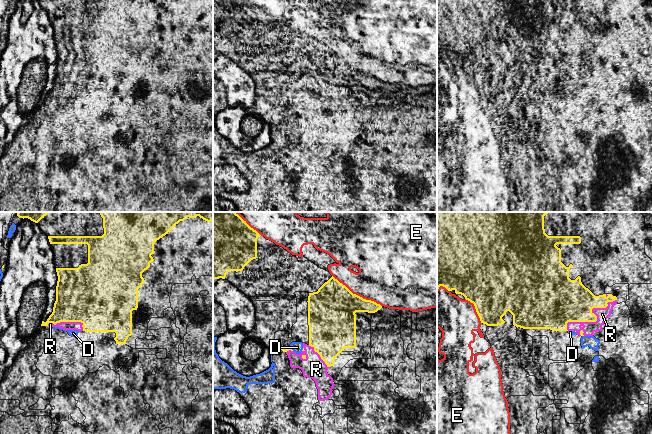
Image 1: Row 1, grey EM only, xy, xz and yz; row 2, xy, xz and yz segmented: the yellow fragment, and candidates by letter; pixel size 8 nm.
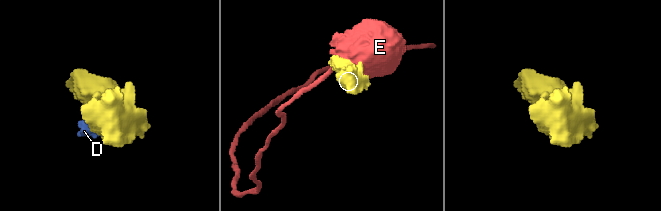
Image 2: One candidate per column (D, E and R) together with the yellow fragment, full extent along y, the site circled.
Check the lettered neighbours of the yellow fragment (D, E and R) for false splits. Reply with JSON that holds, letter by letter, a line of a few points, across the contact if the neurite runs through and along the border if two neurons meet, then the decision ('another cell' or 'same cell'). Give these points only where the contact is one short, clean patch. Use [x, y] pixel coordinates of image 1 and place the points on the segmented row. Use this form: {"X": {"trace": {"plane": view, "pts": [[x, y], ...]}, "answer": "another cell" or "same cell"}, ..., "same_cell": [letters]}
{"D": {"answer": "another cell"}, "E": {"answer": "same cell"}, "R": {"answer": "another cell"}, "same_cell": ["E"]}

